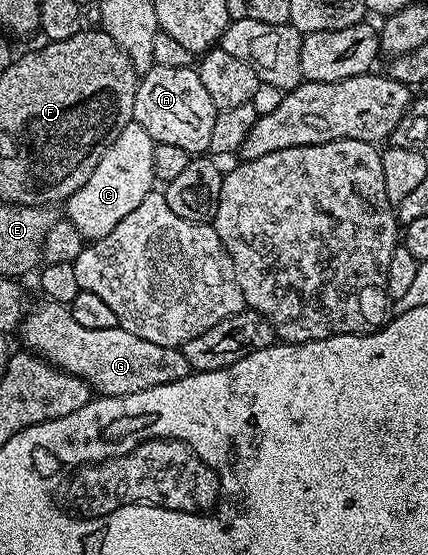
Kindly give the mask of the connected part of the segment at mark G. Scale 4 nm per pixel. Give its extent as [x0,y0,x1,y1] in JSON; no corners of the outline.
[19,301,191,397]

